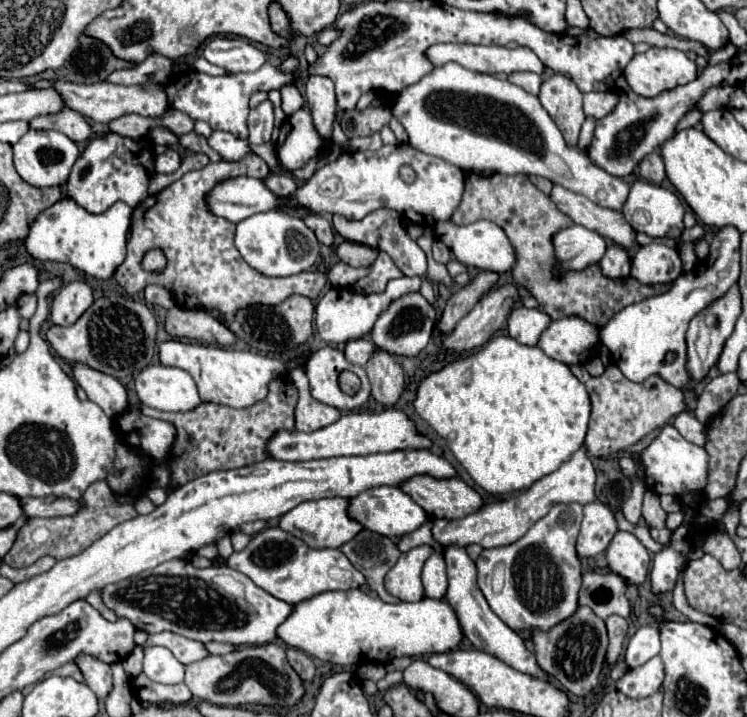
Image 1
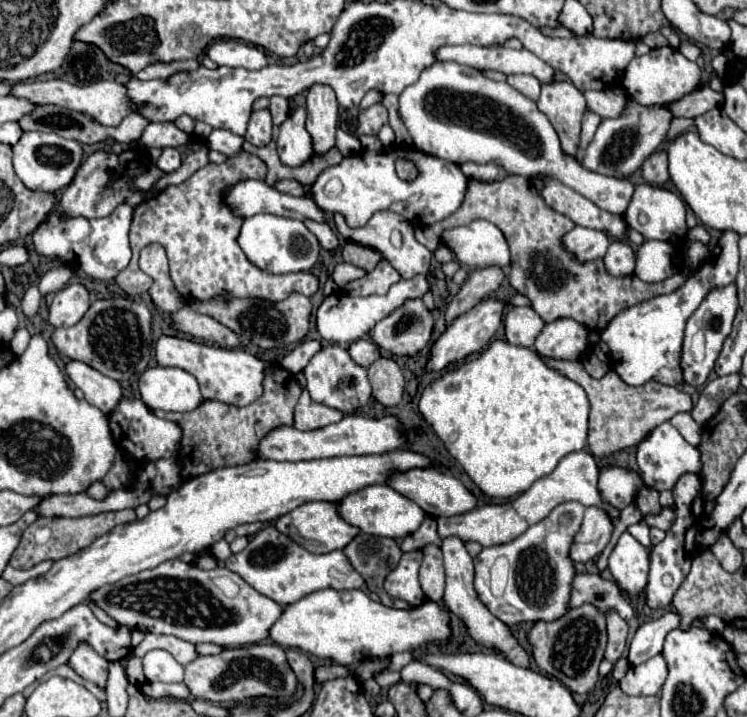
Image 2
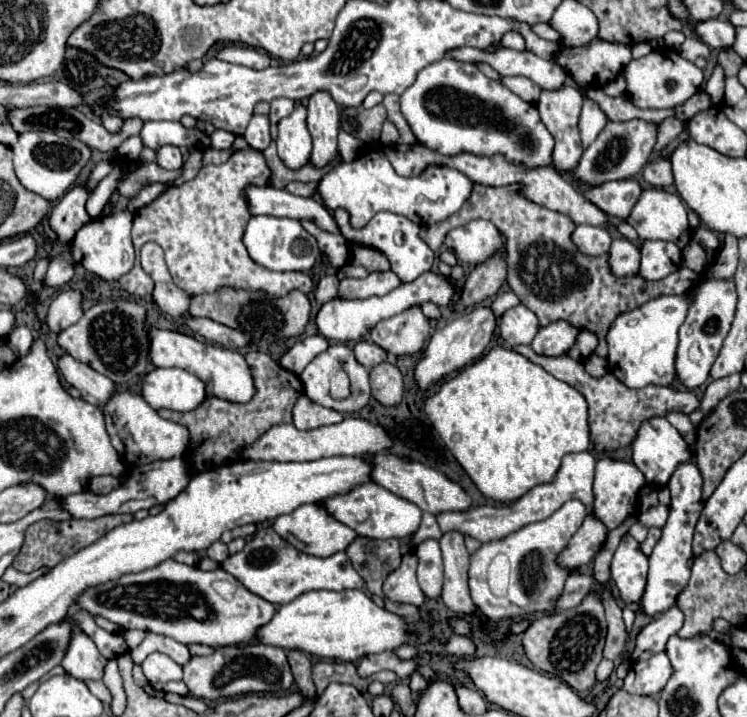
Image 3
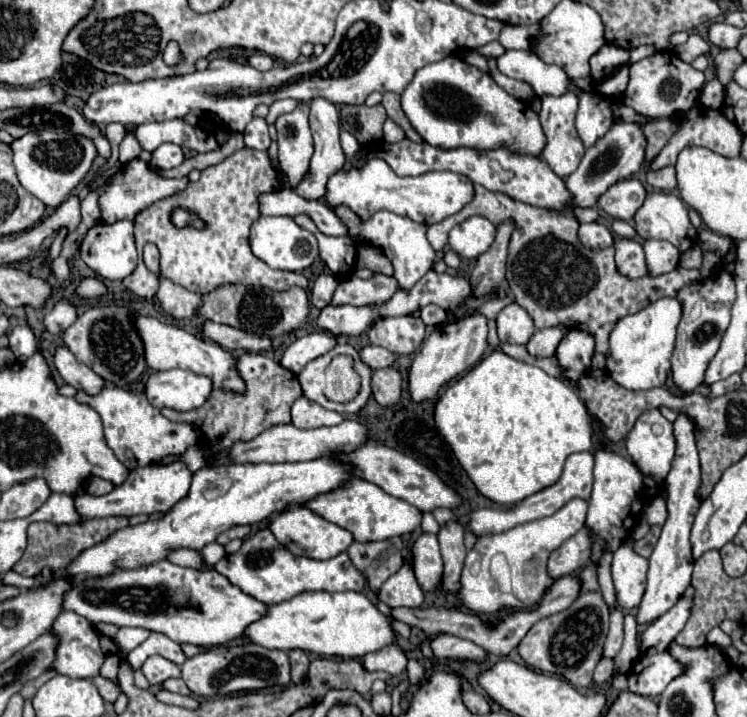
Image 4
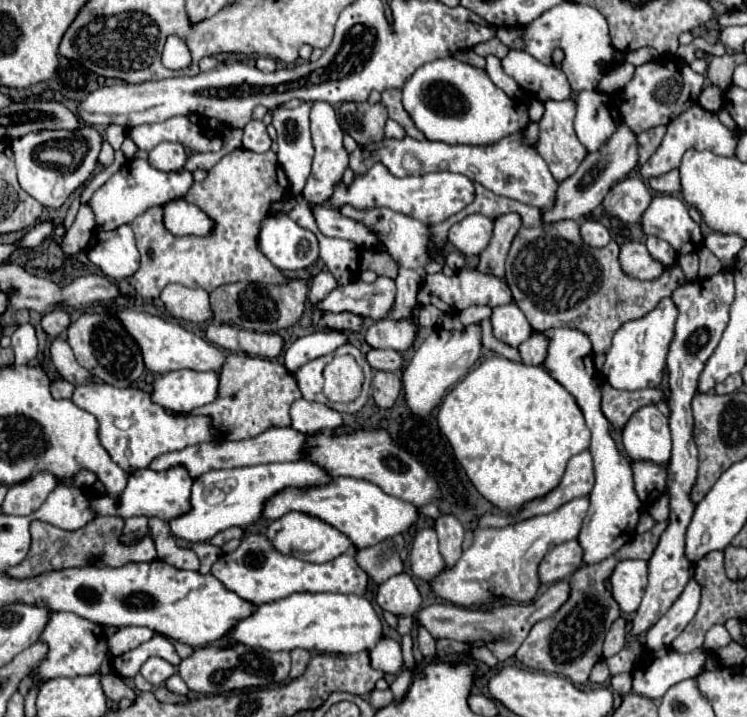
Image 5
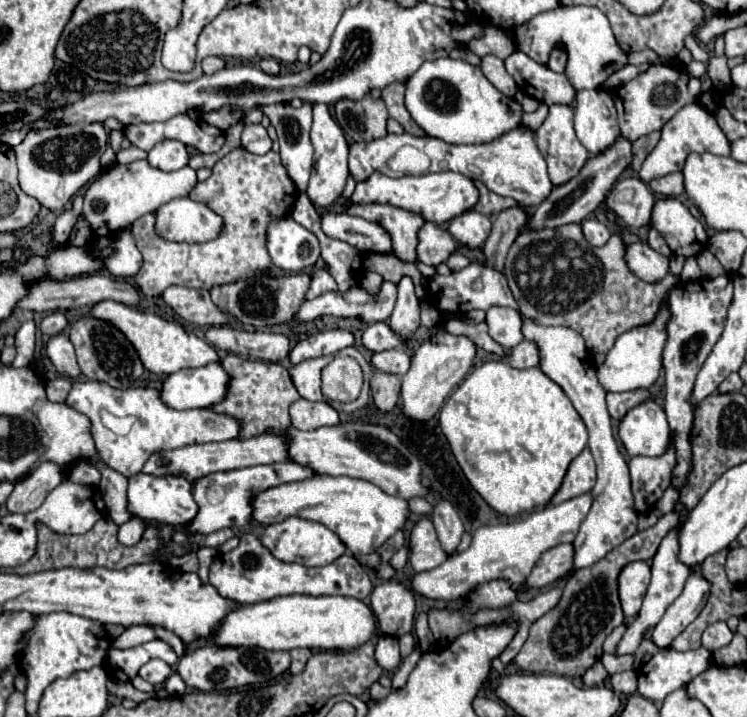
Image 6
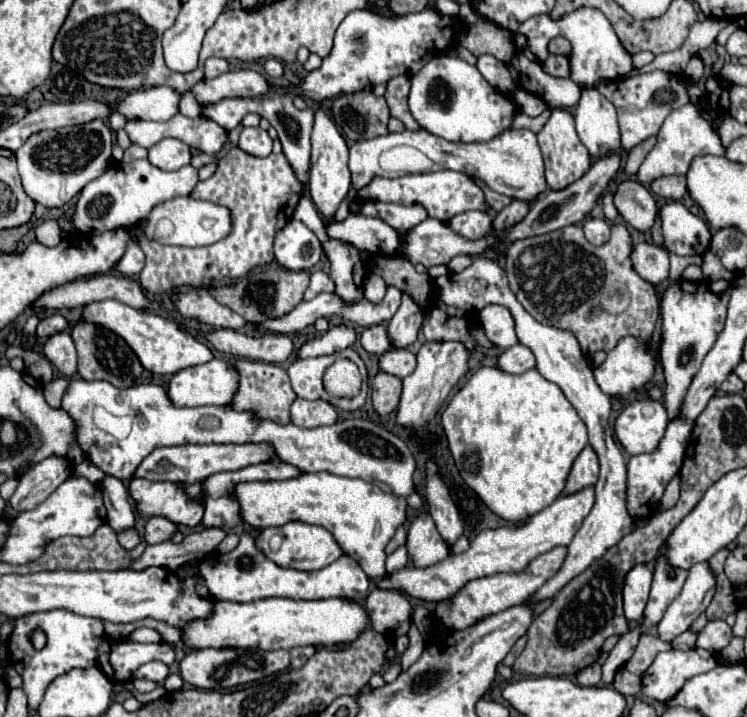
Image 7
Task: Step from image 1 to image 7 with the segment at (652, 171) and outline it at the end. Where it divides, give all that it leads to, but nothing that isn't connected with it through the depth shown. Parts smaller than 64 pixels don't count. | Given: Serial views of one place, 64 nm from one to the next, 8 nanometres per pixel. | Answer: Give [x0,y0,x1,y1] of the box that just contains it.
[650,174,688,200]

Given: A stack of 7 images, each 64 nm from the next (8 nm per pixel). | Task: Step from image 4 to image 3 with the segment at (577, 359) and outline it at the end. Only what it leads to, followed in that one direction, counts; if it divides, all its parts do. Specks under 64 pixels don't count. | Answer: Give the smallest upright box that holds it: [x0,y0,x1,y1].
[568,330,598,362]

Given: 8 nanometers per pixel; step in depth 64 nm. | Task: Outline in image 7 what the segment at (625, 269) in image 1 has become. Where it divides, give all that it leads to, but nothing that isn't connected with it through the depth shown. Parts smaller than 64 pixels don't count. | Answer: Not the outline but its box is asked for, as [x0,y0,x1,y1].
[630,244,668,286]

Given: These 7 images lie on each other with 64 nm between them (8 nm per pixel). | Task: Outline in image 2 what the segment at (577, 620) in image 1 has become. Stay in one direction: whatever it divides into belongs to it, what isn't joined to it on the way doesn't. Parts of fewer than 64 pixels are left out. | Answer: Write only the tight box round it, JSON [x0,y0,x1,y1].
[528,604,606,694]

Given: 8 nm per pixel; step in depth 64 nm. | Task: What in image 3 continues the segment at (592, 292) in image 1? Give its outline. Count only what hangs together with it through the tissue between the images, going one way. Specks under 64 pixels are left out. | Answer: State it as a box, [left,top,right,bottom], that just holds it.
[420,184,698,358]

